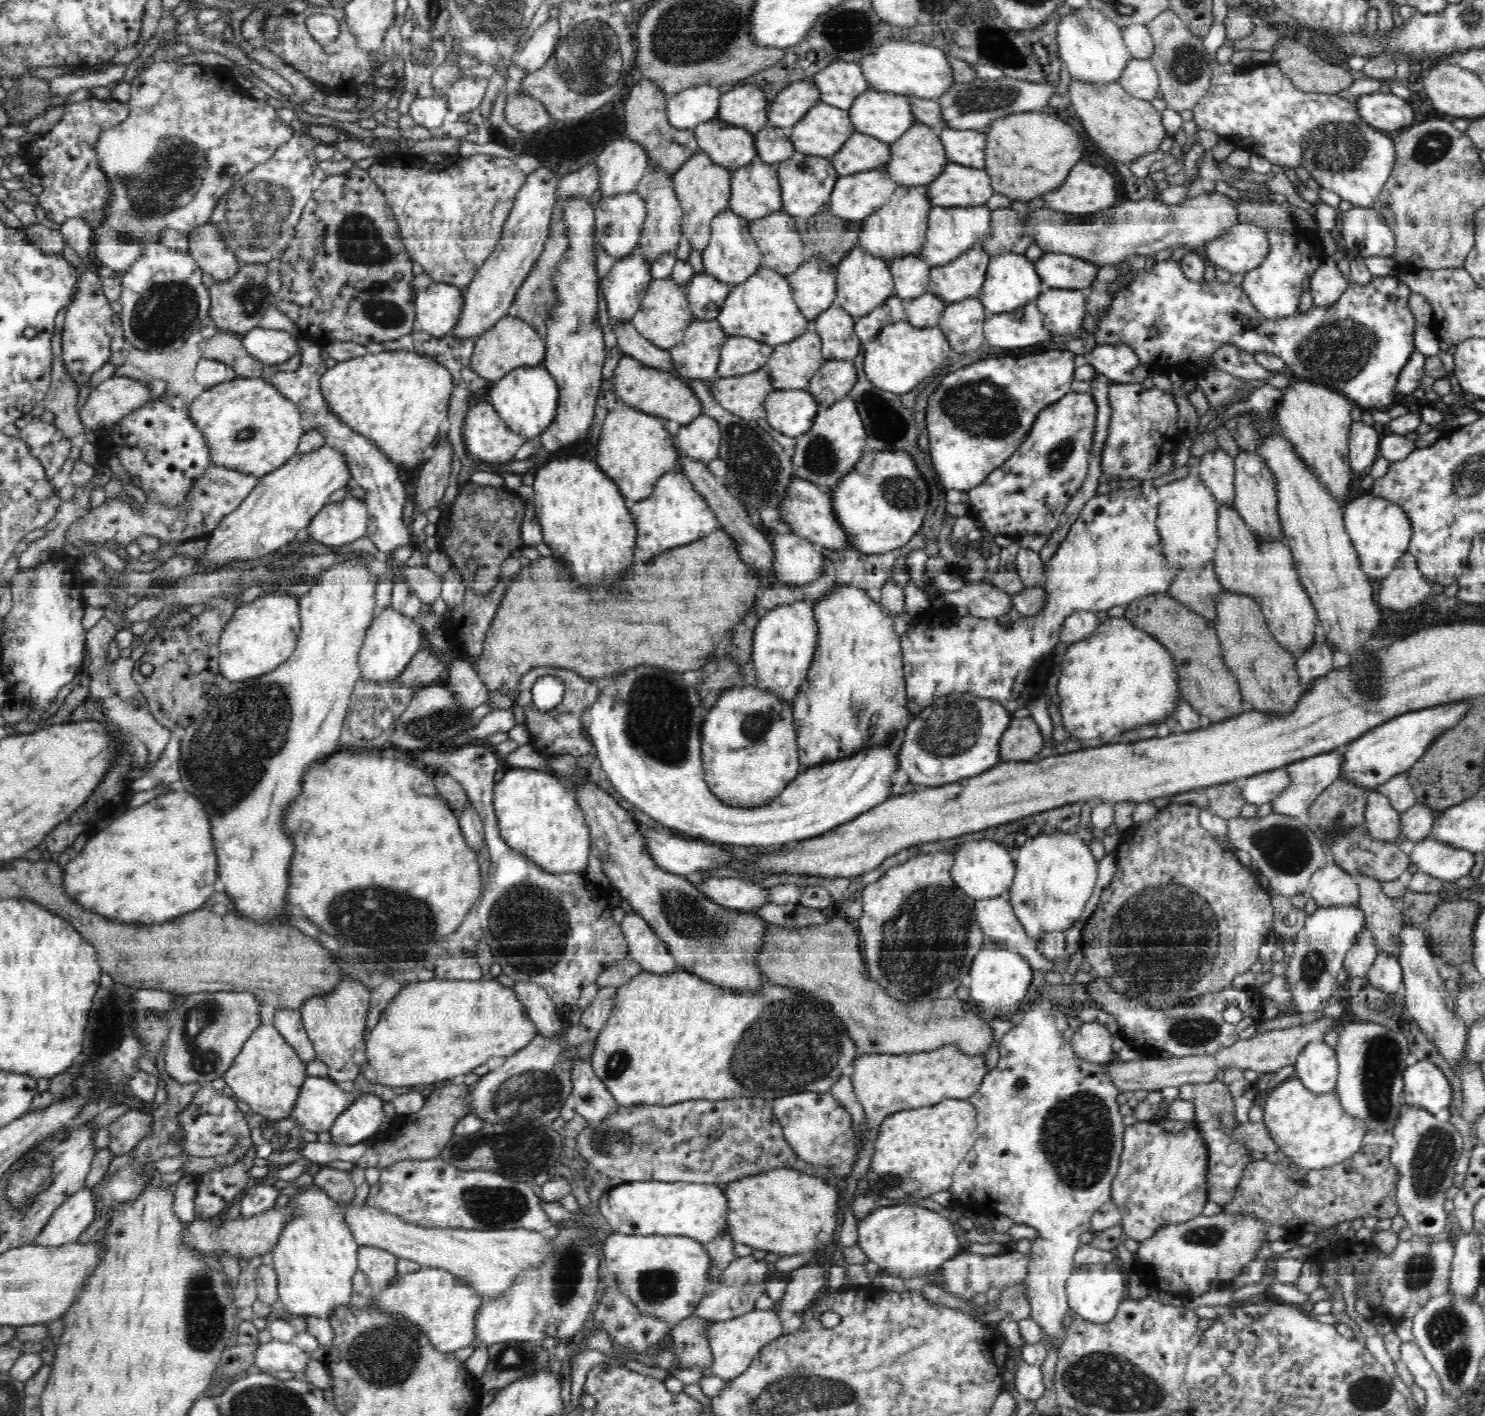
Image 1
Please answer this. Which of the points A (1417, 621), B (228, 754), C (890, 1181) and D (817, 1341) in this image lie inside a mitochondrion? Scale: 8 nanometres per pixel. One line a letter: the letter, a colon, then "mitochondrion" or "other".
A: other
B: mitochondrion
C: mitochondrion
D: other

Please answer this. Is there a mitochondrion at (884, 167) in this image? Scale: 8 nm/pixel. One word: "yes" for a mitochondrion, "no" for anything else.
no

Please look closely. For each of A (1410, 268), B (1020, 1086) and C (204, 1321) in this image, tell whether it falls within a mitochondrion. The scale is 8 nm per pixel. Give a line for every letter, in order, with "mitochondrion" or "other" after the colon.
A: other
B: mitochondrion
C: mitochondrion

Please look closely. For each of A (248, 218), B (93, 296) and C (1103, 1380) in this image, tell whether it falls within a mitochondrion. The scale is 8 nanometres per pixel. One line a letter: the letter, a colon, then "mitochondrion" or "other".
A: mitochondrion
B: mitochondrion
C: mitochondrion

